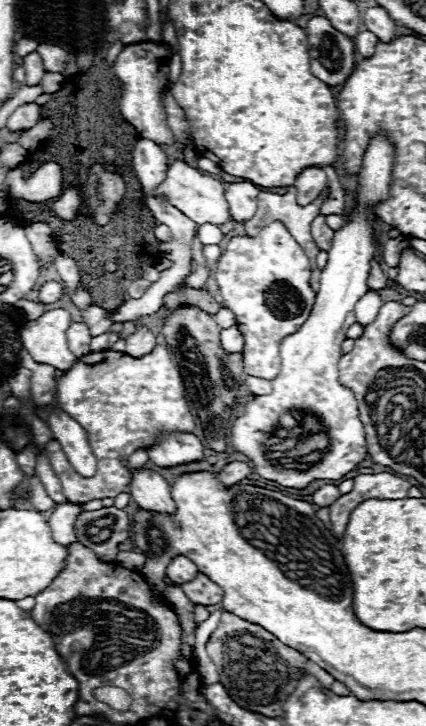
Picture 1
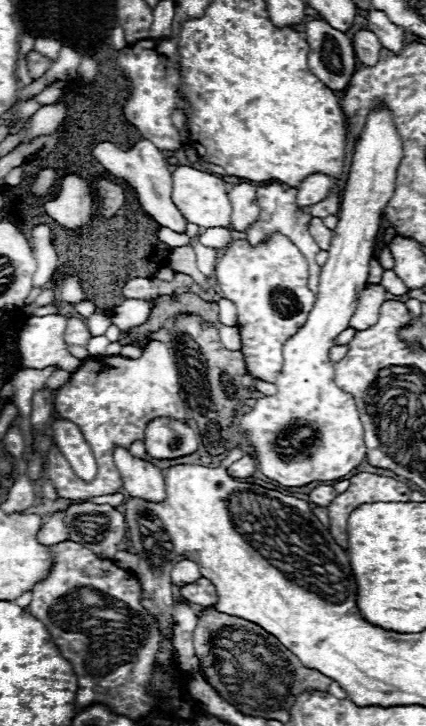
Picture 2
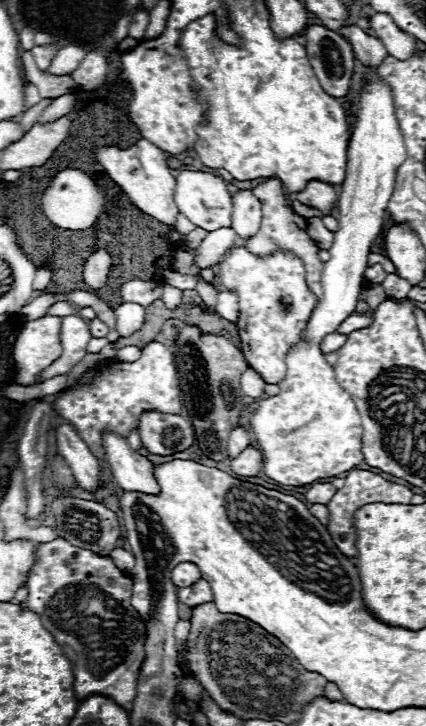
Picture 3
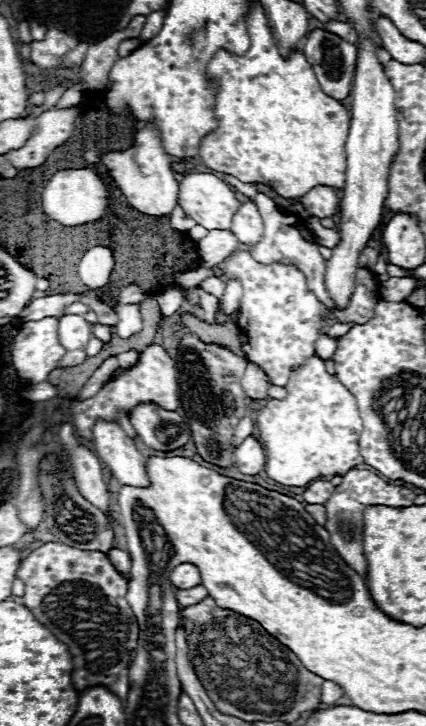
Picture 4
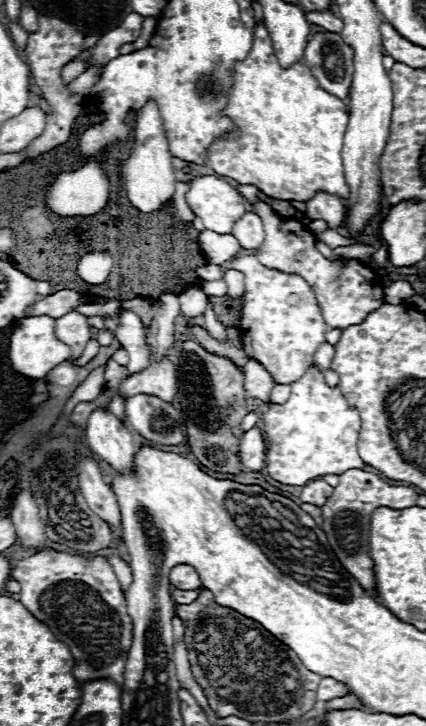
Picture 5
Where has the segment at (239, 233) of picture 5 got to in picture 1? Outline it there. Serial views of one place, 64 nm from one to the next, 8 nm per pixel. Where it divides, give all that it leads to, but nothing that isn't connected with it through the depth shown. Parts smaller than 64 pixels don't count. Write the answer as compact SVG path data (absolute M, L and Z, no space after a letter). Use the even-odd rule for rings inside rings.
M232 182L226 184L226 200L230 206L230 216L238 222L250 220L256 214L256 196L258 196L258 186L252 182Z

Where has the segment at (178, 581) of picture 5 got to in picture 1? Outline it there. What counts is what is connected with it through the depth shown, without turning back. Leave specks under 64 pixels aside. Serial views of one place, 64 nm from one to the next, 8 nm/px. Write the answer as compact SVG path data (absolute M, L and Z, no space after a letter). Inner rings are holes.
M182 554L174 556L170 560L170 564L166 566L166 578L174 584L184 584L184 580L192 580L196 576L196 572L198 572L196 564Z

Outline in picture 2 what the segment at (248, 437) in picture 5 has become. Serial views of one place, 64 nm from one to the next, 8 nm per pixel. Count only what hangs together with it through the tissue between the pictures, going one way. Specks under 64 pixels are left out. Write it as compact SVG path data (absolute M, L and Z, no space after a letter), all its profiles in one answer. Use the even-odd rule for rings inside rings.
M244 456L240 460L236 460L230 468L228 468L228 476L230 478L248 478L256 472L256 460L254 456Z

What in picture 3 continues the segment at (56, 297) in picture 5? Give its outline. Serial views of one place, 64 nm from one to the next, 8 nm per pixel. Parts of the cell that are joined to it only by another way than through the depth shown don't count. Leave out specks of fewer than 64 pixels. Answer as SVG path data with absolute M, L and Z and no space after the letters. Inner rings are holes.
M42 294L42 296L36 296L32 302L28 302L20 314L24 314L28 320L34 320L34 318L40 318L46 314L46 308L50 308L52 304L56 302L54 294Z

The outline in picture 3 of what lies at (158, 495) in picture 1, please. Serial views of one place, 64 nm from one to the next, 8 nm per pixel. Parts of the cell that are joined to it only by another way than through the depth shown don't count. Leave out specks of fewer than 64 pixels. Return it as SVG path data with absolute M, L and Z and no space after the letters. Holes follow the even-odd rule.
M104 434L104 448L116 484L126 492L160 494L160 486L154 478L154 464L132 452L126 438L116 434Z

